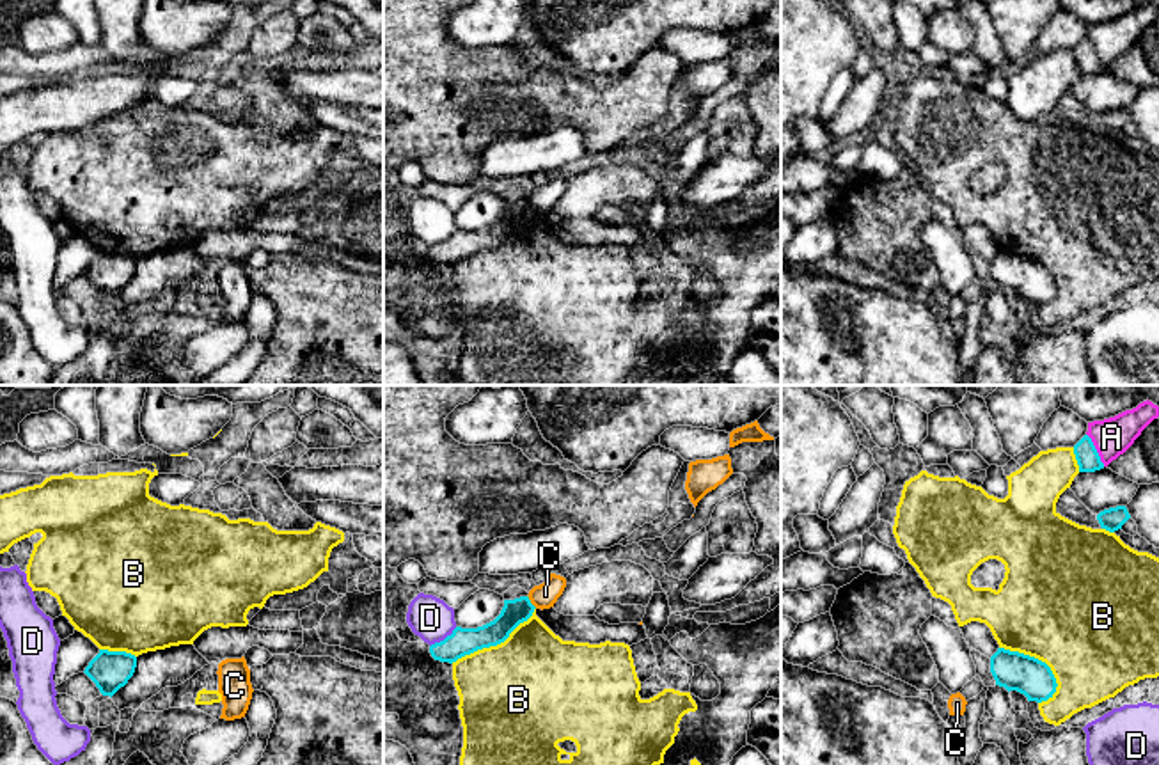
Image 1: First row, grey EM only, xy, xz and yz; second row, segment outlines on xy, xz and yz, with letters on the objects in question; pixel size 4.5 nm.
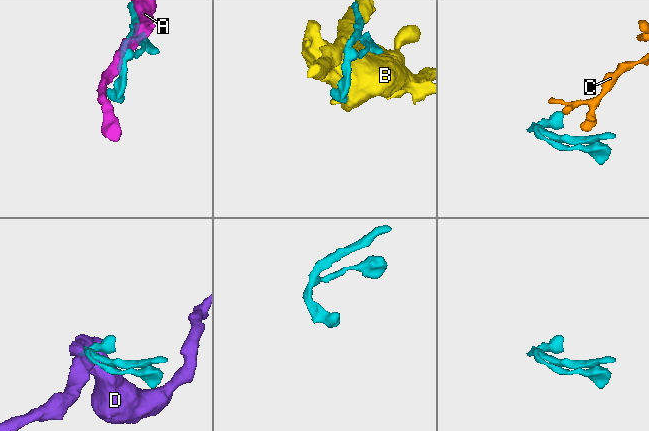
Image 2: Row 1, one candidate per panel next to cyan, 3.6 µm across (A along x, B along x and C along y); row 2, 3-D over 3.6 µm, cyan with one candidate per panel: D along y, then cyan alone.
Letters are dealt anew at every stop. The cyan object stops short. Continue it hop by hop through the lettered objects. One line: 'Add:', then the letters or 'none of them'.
Add: none of them

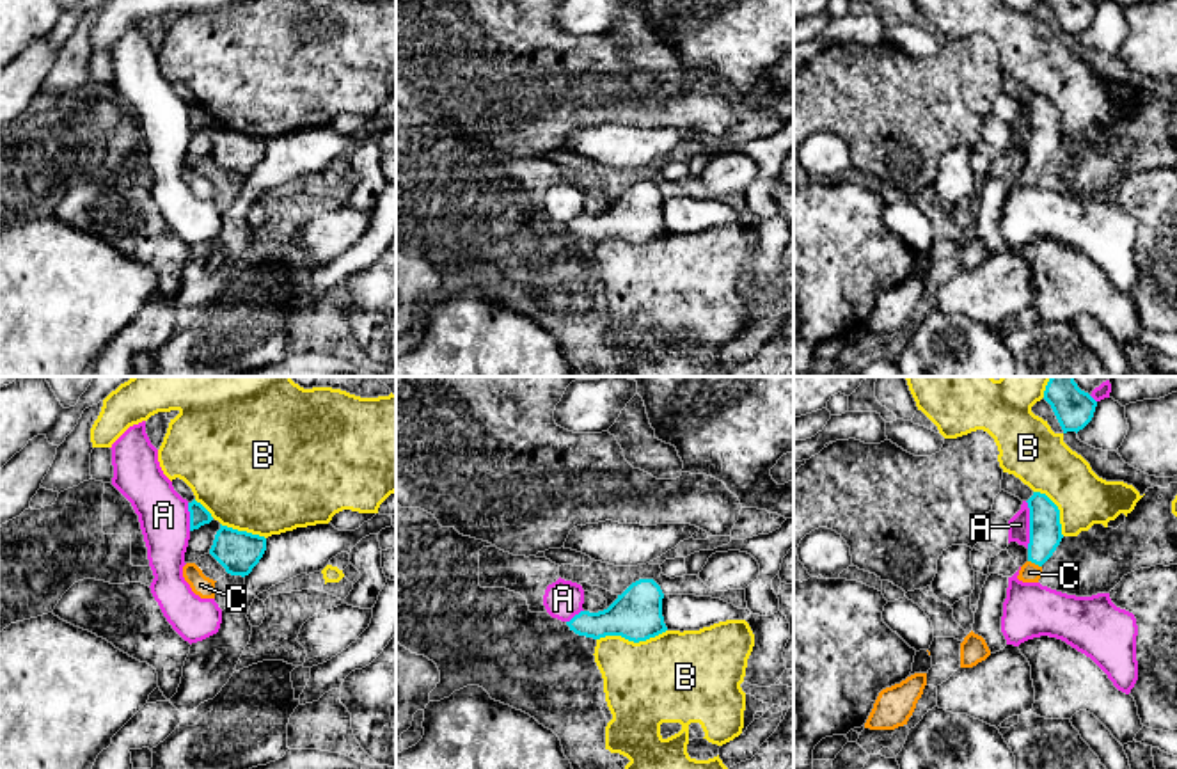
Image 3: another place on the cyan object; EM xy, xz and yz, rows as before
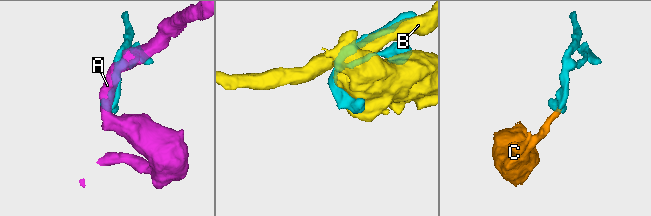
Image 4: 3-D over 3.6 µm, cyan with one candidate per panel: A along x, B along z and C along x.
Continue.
Add: C

